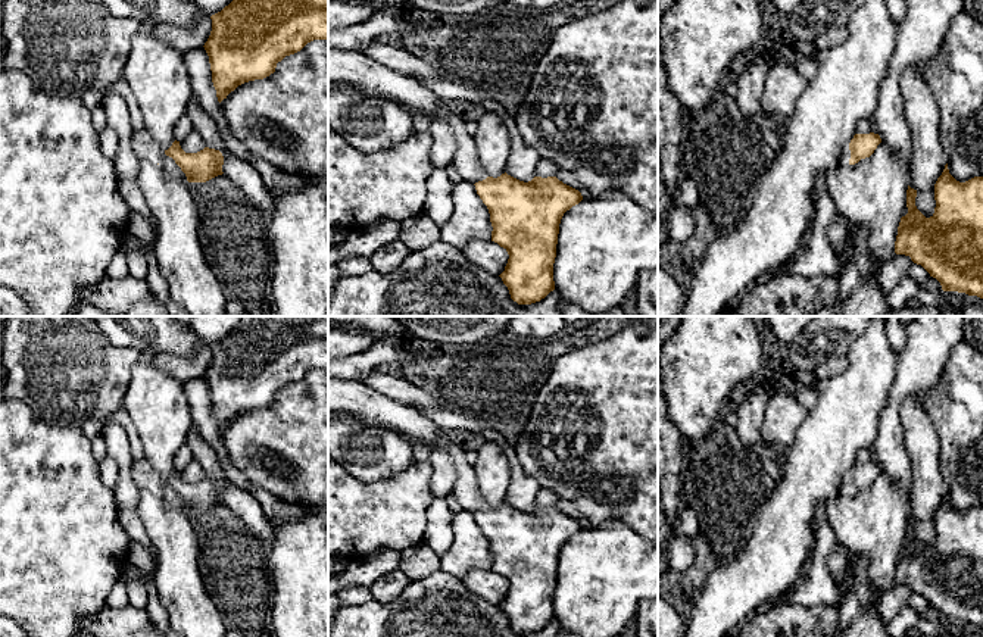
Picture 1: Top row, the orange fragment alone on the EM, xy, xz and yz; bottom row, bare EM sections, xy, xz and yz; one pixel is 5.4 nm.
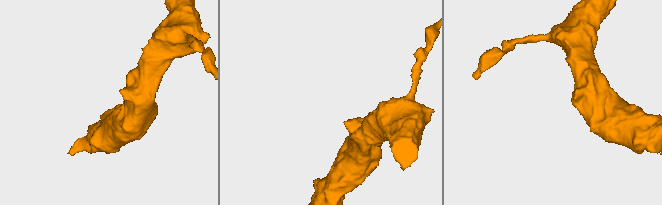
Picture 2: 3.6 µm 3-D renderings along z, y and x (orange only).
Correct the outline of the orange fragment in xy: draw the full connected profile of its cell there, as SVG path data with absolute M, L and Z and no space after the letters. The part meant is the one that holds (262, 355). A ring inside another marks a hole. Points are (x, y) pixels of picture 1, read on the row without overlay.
M241 316L238 325L210 349L212 360L203 377L221 433L238 415L274 403L278 391L300 381L308 372L328 369L328 316Z

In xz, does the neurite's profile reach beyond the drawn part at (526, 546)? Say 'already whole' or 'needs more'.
needs more

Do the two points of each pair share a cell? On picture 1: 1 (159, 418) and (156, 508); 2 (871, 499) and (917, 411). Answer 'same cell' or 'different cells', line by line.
1: different cells
2: different cells

